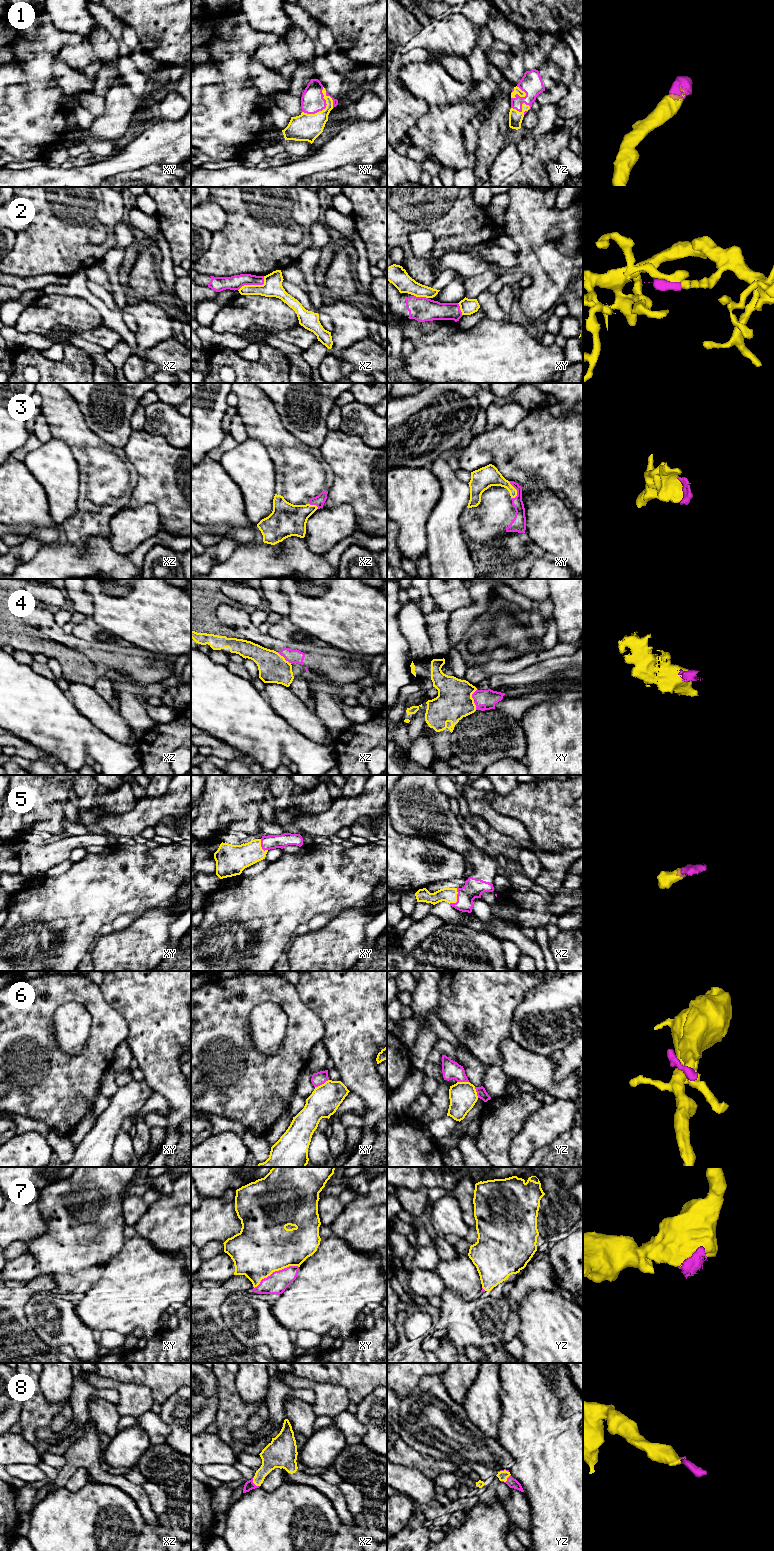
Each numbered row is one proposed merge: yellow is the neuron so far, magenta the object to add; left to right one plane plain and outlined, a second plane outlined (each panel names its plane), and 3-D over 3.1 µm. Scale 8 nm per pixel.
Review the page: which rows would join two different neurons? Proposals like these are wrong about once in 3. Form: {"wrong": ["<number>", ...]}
{"wrong": ["2", "4", "6"]}

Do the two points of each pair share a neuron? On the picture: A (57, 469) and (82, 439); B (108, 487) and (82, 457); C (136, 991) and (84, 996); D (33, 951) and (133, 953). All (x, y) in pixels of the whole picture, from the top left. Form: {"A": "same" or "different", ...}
{"A": "different", "B": "same", "C": "different", "D": "different"}

